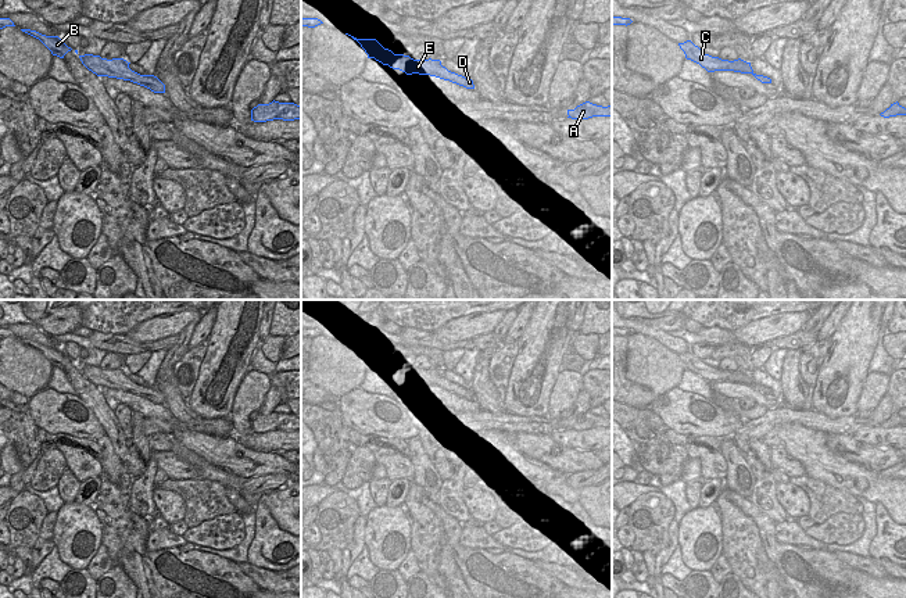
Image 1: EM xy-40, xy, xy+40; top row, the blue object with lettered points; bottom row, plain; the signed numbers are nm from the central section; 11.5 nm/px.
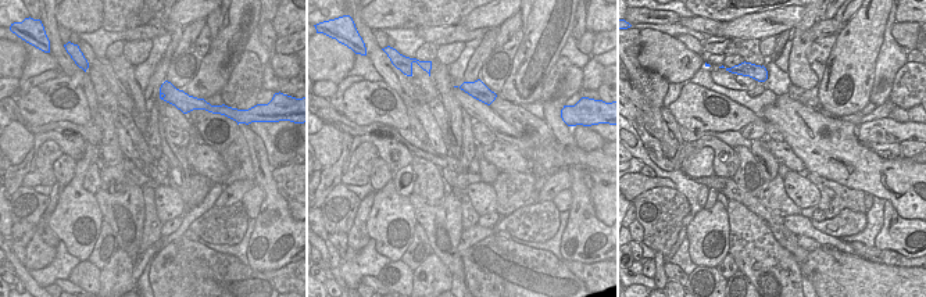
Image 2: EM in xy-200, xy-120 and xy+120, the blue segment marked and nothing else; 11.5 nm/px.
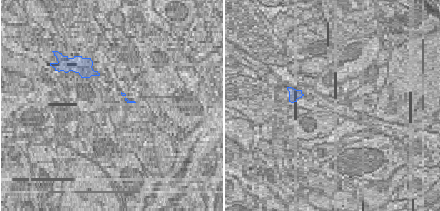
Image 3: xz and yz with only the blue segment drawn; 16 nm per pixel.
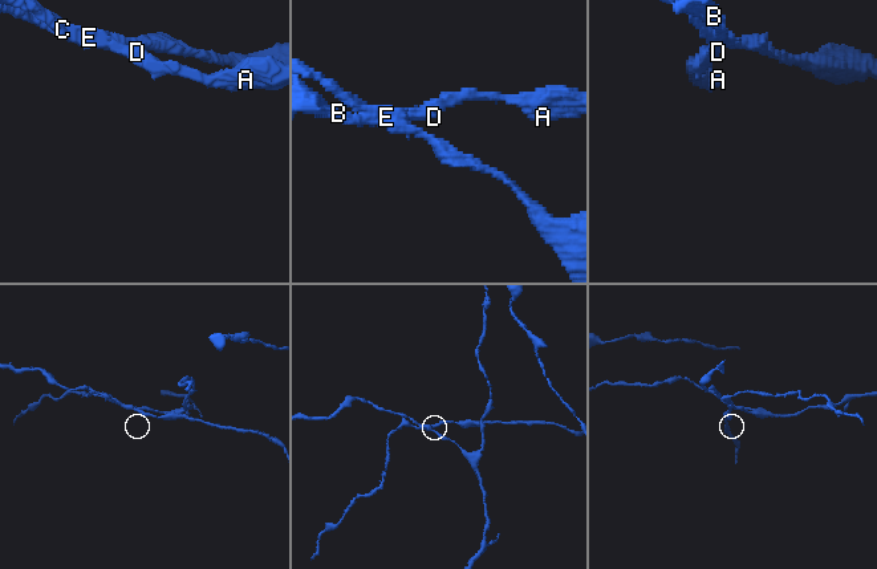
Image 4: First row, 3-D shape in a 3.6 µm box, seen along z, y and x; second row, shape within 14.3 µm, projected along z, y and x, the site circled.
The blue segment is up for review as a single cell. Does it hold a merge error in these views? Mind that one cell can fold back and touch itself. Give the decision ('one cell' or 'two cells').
two cells

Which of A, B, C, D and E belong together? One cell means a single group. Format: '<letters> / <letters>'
A D E / B C

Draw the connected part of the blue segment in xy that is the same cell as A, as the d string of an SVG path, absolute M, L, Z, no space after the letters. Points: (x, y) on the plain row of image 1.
M586 412L580 416L577 416L574 420L567 420L567 429L572 430L588 430L592 427L612 427L612 418L602 418L592 415L590 412Z

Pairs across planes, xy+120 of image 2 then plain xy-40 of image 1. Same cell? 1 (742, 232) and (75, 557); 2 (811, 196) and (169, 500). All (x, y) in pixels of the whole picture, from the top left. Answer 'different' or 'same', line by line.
1: different
2: same

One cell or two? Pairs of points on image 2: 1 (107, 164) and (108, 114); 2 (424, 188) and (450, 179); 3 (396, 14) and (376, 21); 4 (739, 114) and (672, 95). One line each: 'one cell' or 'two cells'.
1: one cell
2: two cells
3: one cell
4: two cells

